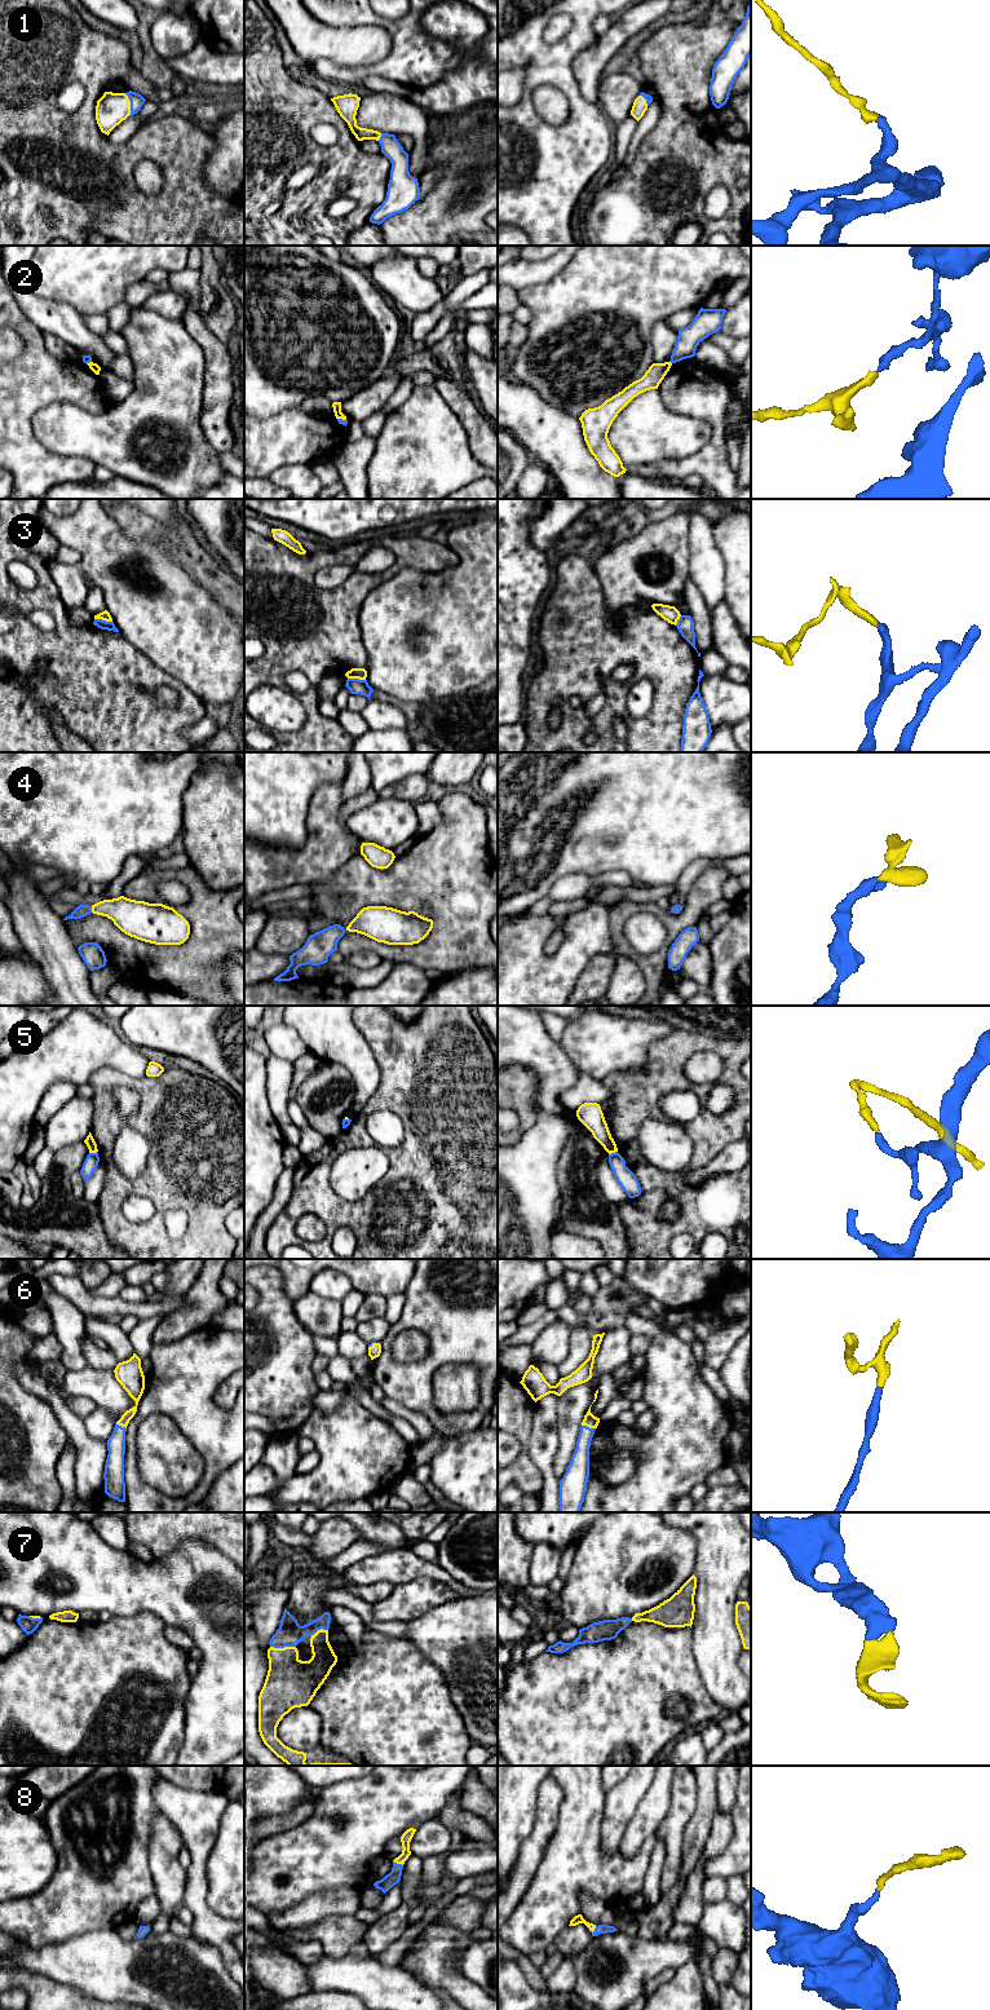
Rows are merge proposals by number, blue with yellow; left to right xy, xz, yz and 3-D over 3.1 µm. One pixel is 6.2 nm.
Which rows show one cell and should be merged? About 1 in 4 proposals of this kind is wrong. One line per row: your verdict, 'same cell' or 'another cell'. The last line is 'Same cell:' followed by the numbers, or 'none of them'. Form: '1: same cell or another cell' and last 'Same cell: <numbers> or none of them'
1: same cell
2: another cell
3: another cell
4: same cell
5: another cell
6: same cell
7: same cell
8: same cell
Same cell: 1, 4, 6, 7, 8

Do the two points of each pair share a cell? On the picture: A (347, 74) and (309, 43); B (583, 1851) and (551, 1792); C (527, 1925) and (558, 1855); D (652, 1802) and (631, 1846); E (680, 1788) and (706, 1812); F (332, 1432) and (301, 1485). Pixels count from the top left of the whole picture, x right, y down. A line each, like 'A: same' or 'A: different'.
A: different
B: different
C: same
D: same
E: different
F: same

